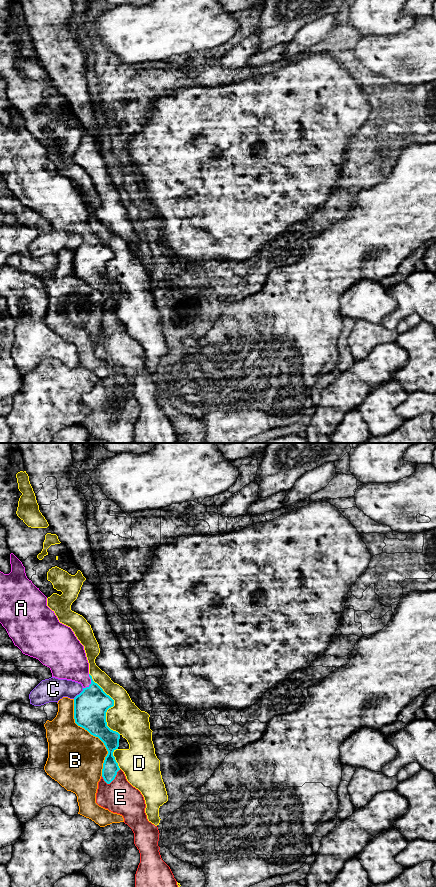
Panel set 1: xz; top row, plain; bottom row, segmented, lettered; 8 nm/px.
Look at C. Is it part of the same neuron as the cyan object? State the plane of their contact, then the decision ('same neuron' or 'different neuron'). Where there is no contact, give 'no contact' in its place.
meets cyan in xz; different neuron

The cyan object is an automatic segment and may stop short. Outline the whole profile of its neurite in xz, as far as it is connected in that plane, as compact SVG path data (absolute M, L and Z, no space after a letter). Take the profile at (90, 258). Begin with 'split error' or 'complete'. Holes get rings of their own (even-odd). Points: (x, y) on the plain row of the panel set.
split error | M13 105L10 106L10 116L9 126L0 123L0 175L14 197L23 206L36 210L49 219L52 229L82 236L83 243L74 250L75 275L104 295L108 306L103 315L102 329L110 336L120 322L113 308L113 304L119 299L120 286L111 282L106 274L106 264L114 258L114 252L93 233L84 198L70 179L59 174L54 163L47 158L47 149L27 130L25 119Z

